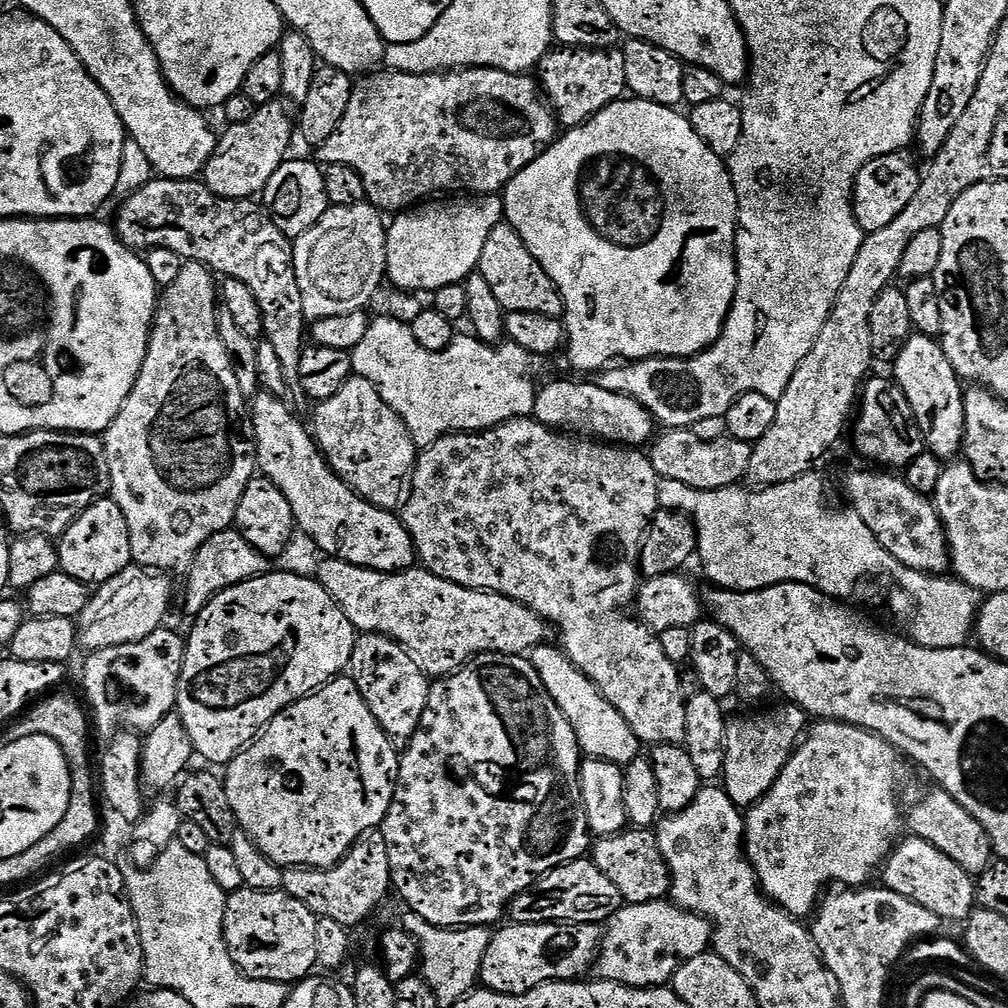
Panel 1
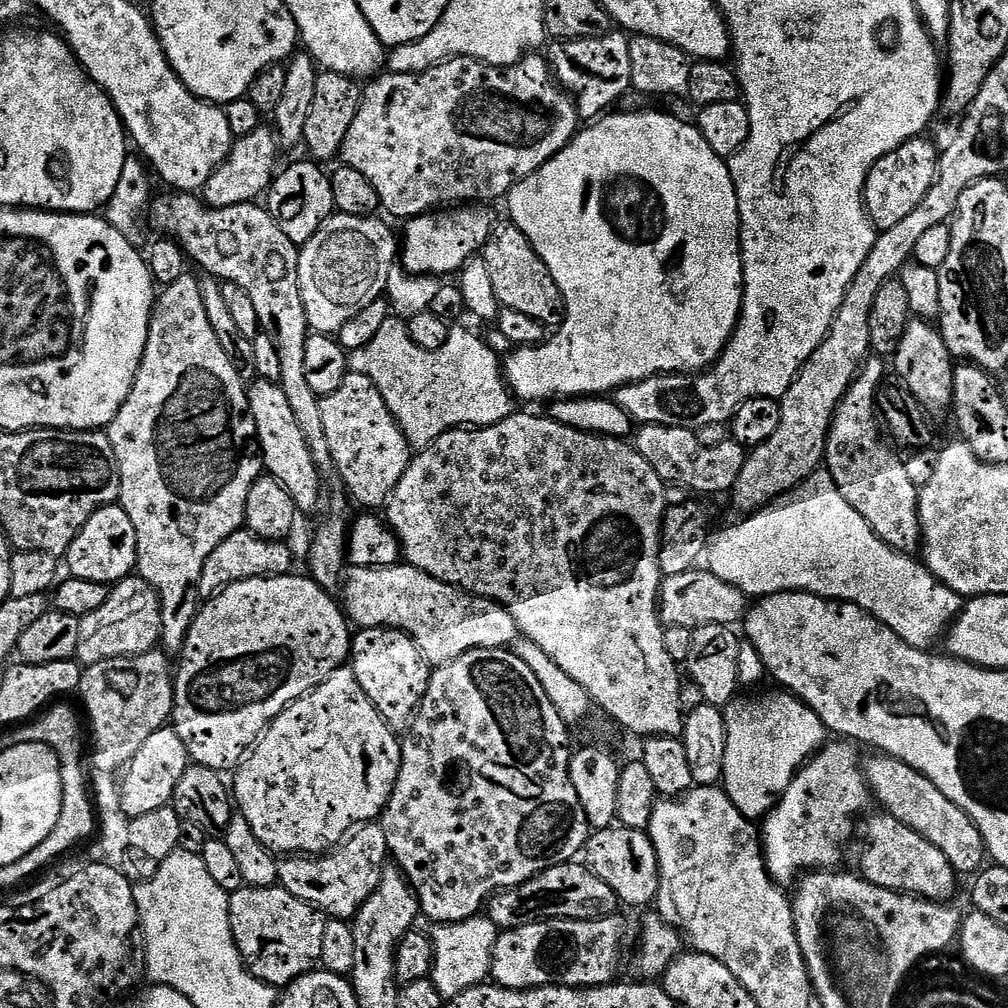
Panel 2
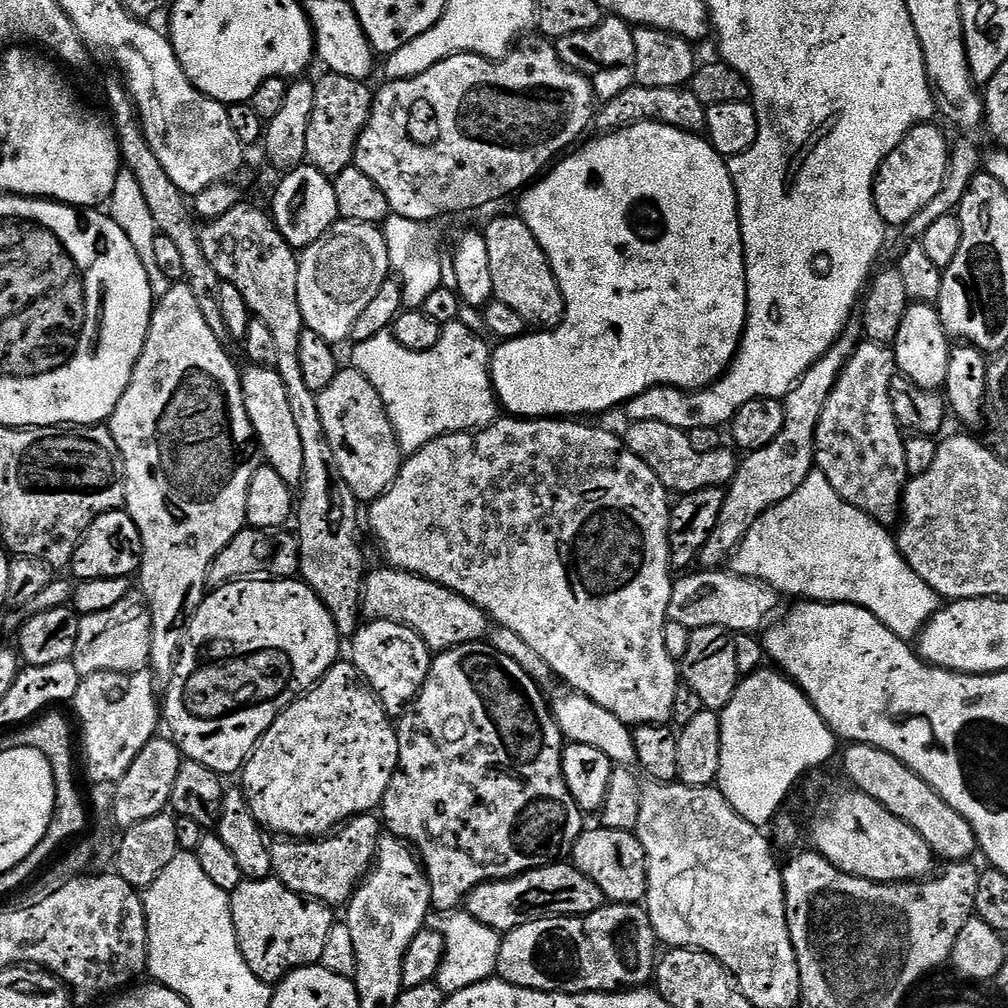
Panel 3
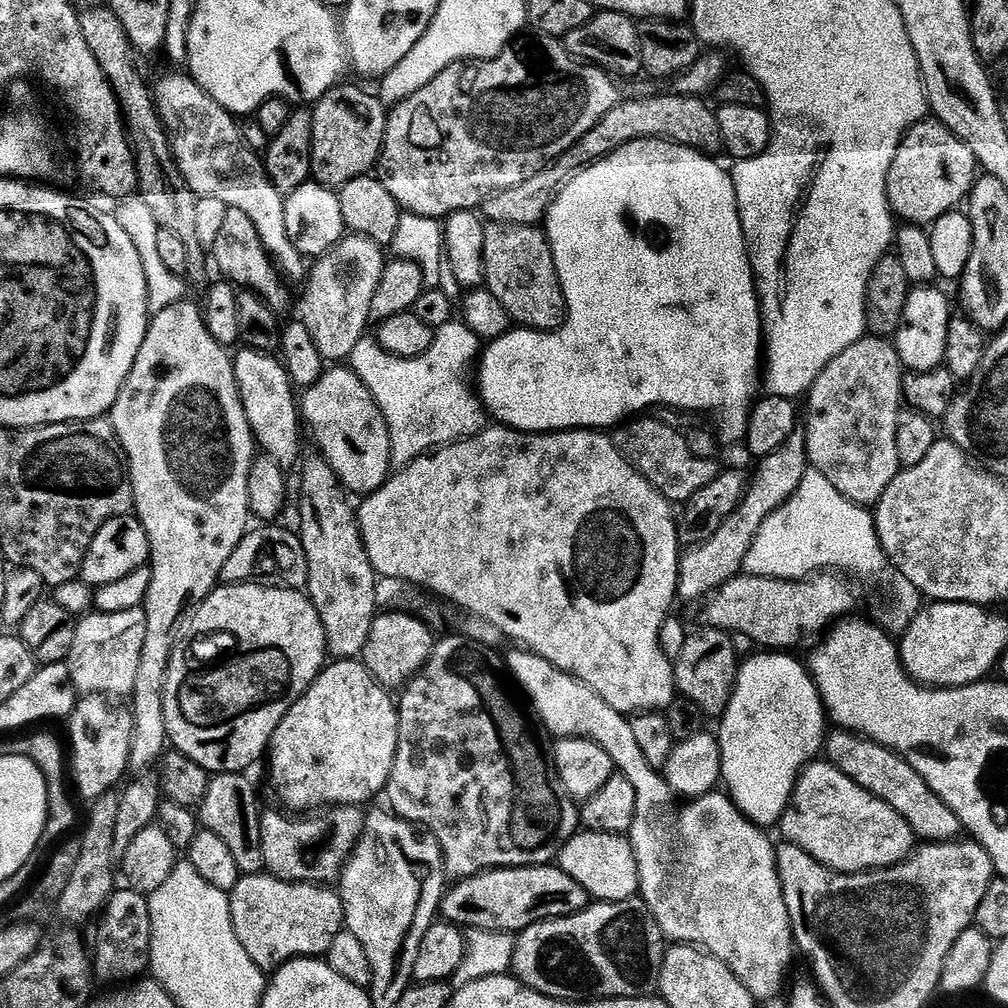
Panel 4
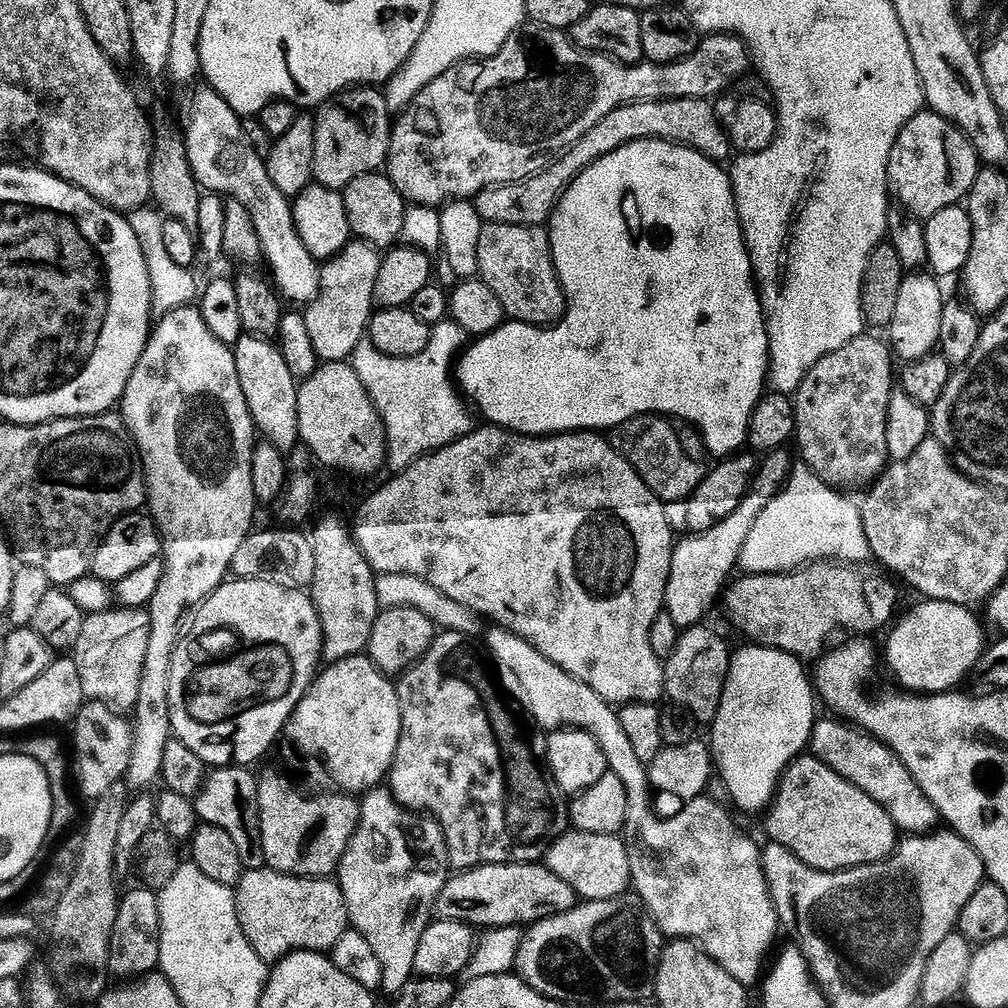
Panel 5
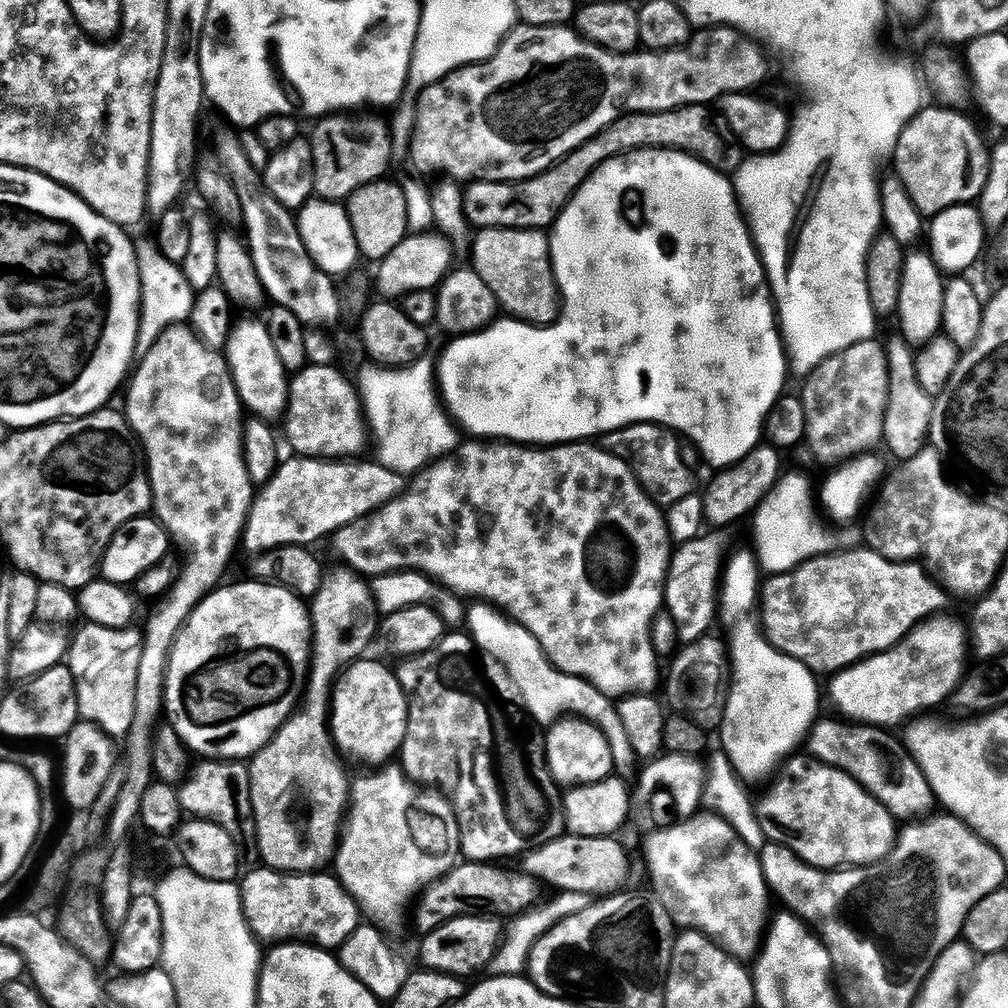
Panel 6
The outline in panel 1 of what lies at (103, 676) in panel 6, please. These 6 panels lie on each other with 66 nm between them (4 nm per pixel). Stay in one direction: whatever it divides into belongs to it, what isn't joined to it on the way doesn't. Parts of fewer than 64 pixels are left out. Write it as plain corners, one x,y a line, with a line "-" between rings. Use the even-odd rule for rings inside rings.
129,566
105,584
99,585
91,593
86,610
78,617
78,644
88,652
97,652
110,646
126,646
126,642
138,642
146,638
146,634
154,634
165,623
168,616
168,603
172,600
172,584
167,575
156,570
149,570
139,566

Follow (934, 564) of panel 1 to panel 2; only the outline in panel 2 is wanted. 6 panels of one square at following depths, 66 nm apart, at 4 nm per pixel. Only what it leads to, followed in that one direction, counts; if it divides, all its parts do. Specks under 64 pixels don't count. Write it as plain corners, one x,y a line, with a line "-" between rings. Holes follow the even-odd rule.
880,358
865,360
856,381
846,390
836,413
832,415
823,463
830,478
834,478
834,486
842,498
846,498
846,502
850,502
850,506
866,518
870,530
874,530
874,534
878,534
878,538
896,552
912,554
922,544
918,489
906,475
905,457
895,452
897,449
882,431
876,396
886,380
884,364
885,361

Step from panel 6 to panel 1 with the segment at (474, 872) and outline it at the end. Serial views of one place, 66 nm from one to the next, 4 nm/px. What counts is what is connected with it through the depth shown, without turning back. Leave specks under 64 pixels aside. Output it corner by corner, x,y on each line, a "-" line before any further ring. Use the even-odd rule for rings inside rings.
581,858
563,864
541,876
531,888
526,889
518,898
514,898
508,906
507,915
513,924
599,924
603,925
624,904
622,894
618,894
618,886
592,864
591,859

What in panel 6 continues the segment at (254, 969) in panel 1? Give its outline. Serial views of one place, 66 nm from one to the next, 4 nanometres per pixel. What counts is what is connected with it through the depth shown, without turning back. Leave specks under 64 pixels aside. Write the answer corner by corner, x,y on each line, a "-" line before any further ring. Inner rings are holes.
263,866
249,871
247,875
242,880
240,897
244,903
244,916
248,920
250,930
261,942
269,940
269,945
272,946
281,942
311,942
318,948
338,950
362,923
360,905
335,875
285,874
273,872
272,869

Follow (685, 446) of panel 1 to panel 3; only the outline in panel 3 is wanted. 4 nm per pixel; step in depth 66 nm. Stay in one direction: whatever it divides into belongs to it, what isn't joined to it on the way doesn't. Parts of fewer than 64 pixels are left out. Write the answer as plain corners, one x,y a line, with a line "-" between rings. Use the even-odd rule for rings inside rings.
633,420
627,426
629,428
622,432
624,444
634,454
638,454
638,458
642,458
642,462
646,462
654,474
658,474
662,486
669,493
687,494
707,488
724,488
732,483
738,467
738,456
731,447
721,446
718,450
710,450
710,454
698,454
698,450
690,446
687,432
666,426
666,422

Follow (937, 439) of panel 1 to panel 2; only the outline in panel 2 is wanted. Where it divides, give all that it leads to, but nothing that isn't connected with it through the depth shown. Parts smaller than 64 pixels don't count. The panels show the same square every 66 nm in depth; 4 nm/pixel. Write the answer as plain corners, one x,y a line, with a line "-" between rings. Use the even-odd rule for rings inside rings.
913,319
908,325
906,334
902,334
902,342
898,346
894,357
896,372
905,388
918,398
924,411
929,414
949,411
952,408
952,374
954,371
954,357
948,351
946,342
940,336
939,327
931,323

